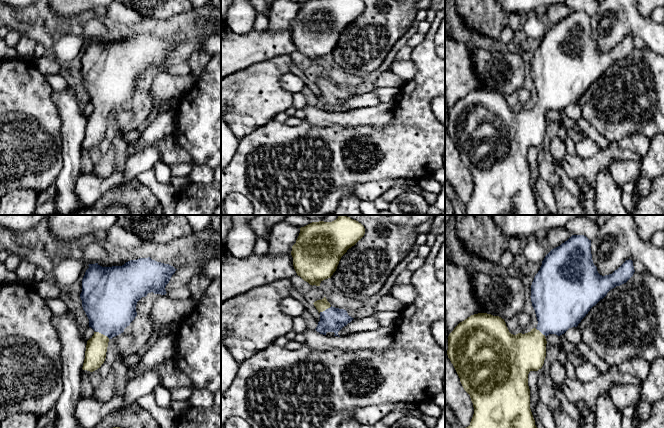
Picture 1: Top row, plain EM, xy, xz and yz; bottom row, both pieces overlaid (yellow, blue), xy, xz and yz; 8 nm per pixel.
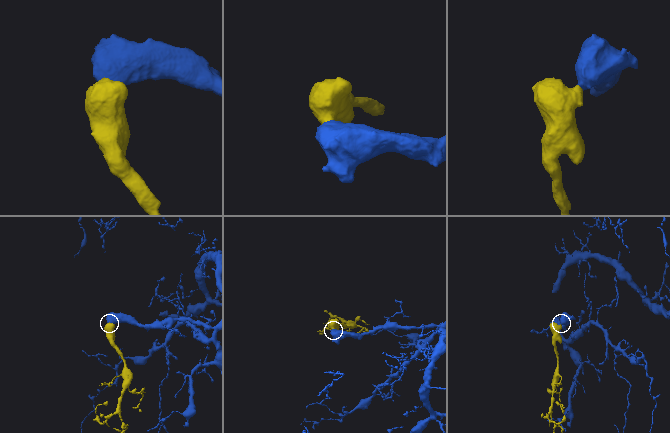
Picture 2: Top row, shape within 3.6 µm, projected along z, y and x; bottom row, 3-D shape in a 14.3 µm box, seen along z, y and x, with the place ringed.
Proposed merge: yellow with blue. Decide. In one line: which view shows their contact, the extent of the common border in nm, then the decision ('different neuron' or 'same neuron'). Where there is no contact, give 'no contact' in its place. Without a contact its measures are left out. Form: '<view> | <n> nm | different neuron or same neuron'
xy | 130 nm | same neuron

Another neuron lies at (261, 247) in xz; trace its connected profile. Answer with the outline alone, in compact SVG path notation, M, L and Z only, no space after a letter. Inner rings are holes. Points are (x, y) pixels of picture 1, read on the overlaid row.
M256 235L256 243L254 246L253 254L255 255L265 255L268 253L269 250L269 242L264 238L259 237Z

